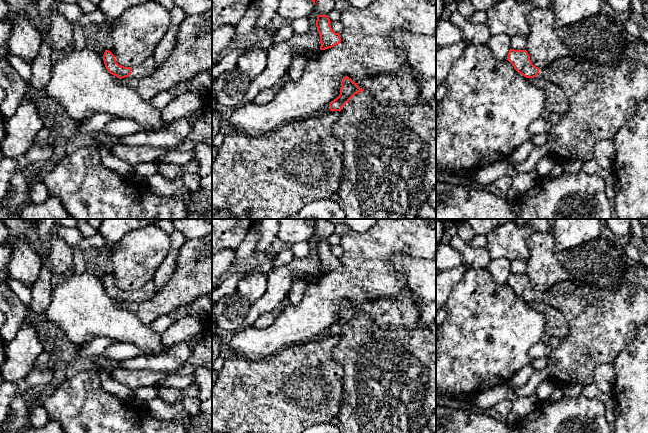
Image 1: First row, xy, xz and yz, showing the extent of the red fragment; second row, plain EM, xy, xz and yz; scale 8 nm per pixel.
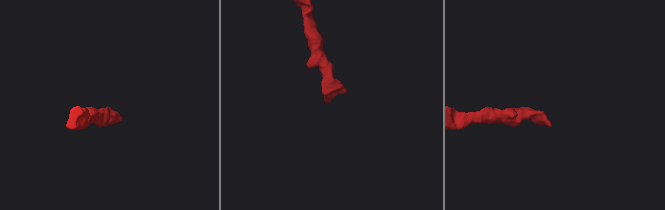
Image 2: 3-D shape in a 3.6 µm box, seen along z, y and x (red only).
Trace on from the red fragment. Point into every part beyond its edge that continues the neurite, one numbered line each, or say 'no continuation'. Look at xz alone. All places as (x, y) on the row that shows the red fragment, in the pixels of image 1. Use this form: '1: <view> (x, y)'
1: xz (389, 157)

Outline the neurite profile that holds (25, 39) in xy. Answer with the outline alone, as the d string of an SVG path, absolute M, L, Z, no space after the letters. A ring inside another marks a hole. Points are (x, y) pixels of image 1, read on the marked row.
M19 15L11 25L8 44L10 54L31 64L39 52L41 43L41 34L37 27L28 17Z

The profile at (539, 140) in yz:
M542 133L542 134L535 135L531 138L531 141L536 146L543 146L547 141L547 134Z

